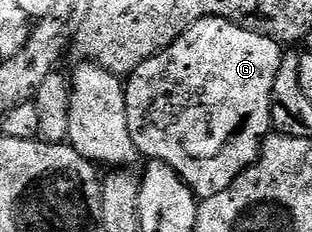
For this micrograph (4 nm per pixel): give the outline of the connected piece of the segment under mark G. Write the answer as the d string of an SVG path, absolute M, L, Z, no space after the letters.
M199 19L192 23L174 40L166 49L162 49L154 57L144 59L138 69L127 76L124 83L124 100L126 101L126 125L130 129L130 141L134 141L137 152L145 155L145 160L165 163L182 177L182 181L196 195L197 200L214 197L214 193L222 193L222 189L230 189L235 181L247 167L252 166L260 158L260 147L265 137L272 131L272 90L274 89L274 76L278 74L278 65L282 54L281 44L275 39L266 37L257 31L231 23L228 19Z

